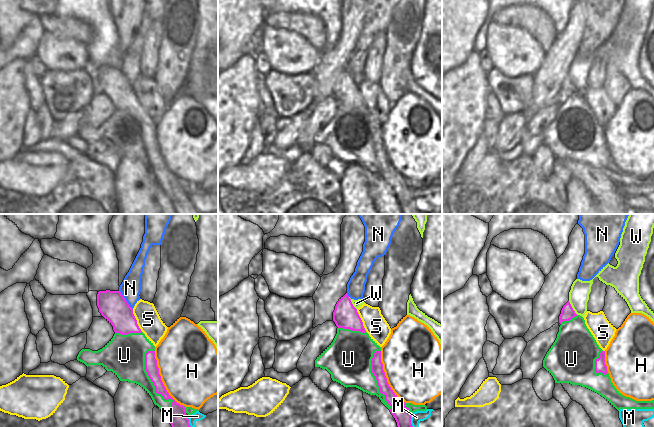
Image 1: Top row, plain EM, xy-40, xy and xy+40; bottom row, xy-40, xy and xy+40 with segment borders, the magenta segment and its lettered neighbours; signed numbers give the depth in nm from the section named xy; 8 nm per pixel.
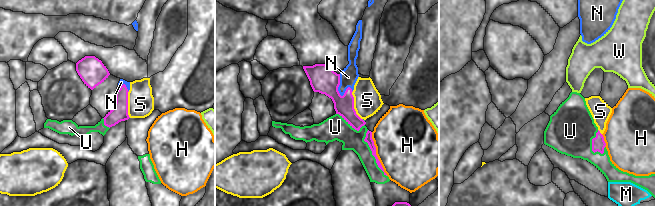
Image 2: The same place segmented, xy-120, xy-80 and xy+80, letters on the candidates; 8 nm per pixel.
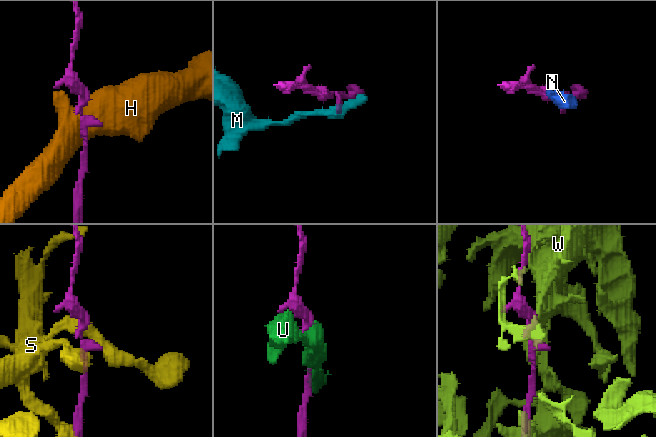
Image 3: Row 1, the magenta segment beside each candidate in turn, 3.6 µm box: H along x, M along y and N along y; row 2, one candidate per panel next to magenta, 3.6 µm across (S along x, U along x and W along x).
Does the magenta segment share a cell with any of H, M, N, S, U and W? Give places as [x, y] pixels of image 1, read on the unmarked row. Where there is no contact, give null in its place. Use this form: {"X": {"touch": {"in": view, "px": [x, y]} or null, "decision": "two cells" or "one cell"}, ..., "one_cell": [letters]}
{"H": {"touch": {"in": "xy-40", "px": [161, 156]}, "decision": "two cells"}, "M": {"touch": {"in": "xy", "px": [410, 198]}, "decision": "two cells"}, "N": {"touch": {"in": "xy-40", "px": [125, 76]}, "decision": "two cells"}, "S": {"touch": {"in": "xy-40", "px": [136, 96]}, "decision": "two cells"}, "U": {"touch": {"in": "xy-40", "px": [153, 159]}, "decision": "two cells"}, "W": {"touch": {"in": "xy+40", "px": [572, 84]}, "decision": "two cells"}, "one_cell": []}

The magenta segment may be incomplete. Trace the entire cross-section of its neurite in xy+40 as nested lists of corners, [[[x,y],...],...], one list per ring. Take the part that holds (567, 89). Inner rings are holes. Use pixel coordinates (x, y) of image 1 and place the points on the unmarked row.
[[[568,77],[561,86],[561,90],[559,92],[559,99],[561,100],[564,97],[569,97],[576,92],[577,90],[575,89],[570,78]]]

